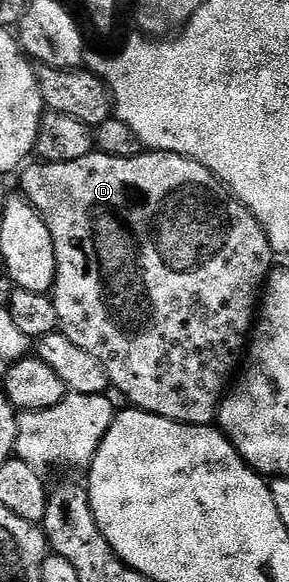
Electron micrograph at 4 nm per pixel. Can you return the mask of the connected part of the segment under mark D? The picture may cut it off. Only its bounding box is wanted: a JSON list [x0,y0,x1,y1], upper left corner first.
[19,150,273,425]

